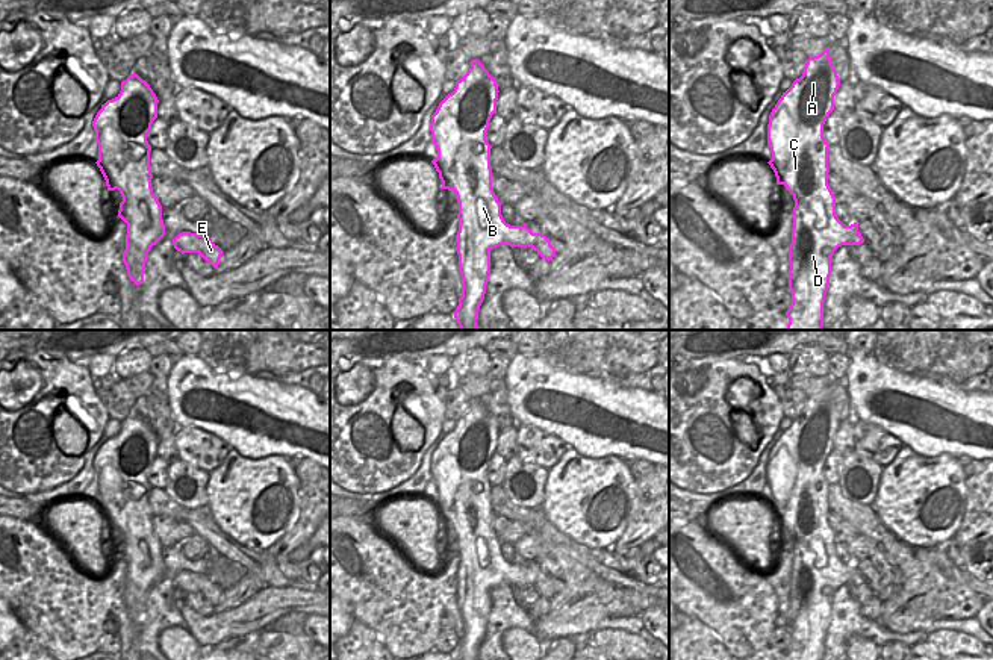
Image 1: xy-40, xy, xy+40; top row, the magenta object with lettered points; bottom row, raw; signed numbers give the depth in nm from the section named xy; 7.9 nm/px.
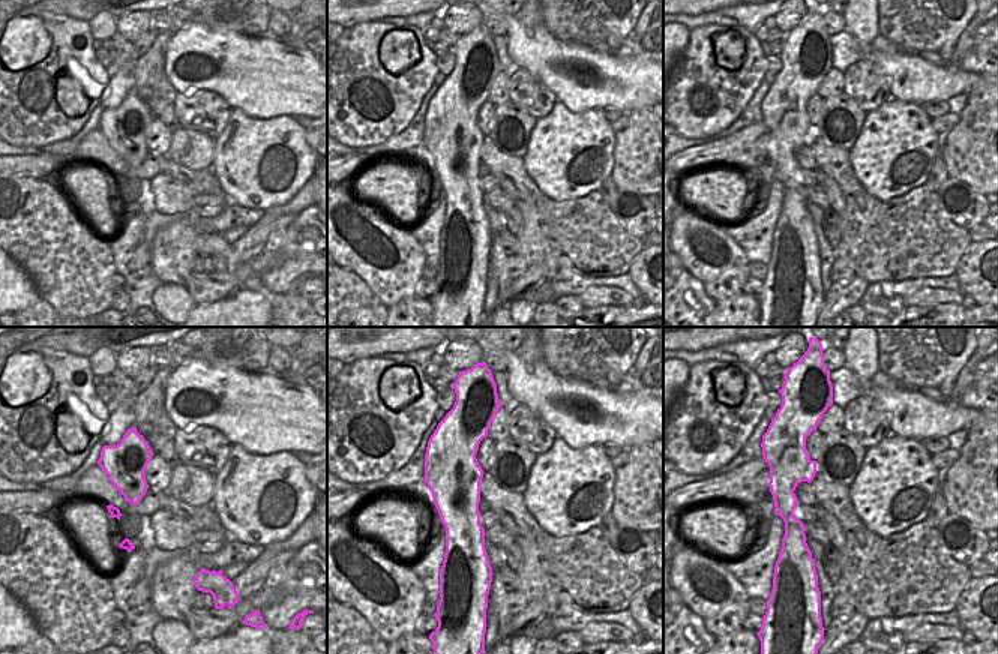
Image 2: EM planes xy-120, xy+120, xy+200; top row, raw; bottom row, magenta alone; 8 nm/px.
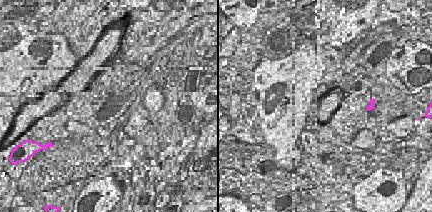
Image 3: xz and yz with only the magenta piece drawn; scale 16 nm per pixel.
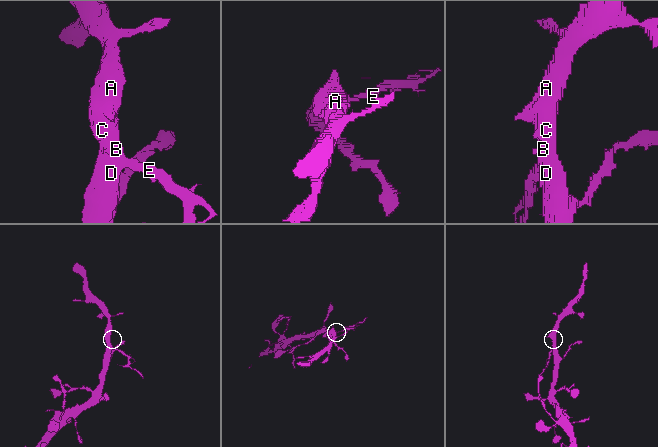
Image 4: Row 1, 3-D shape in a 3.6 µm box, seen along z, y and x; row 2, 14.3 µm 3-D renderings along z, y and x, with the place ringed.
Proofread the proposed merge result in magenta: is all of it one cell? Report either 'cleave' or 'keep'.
cleave

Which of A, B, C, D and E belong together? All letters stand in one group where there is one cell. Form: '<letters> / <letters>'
A B C D / E

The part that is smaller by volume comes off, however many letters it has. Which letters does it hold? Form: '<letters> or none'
E

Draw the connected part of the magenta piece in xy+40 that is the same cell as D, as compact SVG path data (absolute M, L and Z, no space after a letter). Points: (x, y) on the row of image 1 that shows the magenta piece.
M830 45L817 56L808 58L804 73L783 92L772 109L767 124L767 147L772 159L767 162L775 173L777 185L784 185L793 195L793 227L789 247L789 289L792 304L786 312L787 330L822 330L823 303L831 276L831 257L842 245L849 245L849 236L858 224L845 226L836 215L836 197L828 185L828 148L823 124L834 111L834 95L840 79L830 58Z

